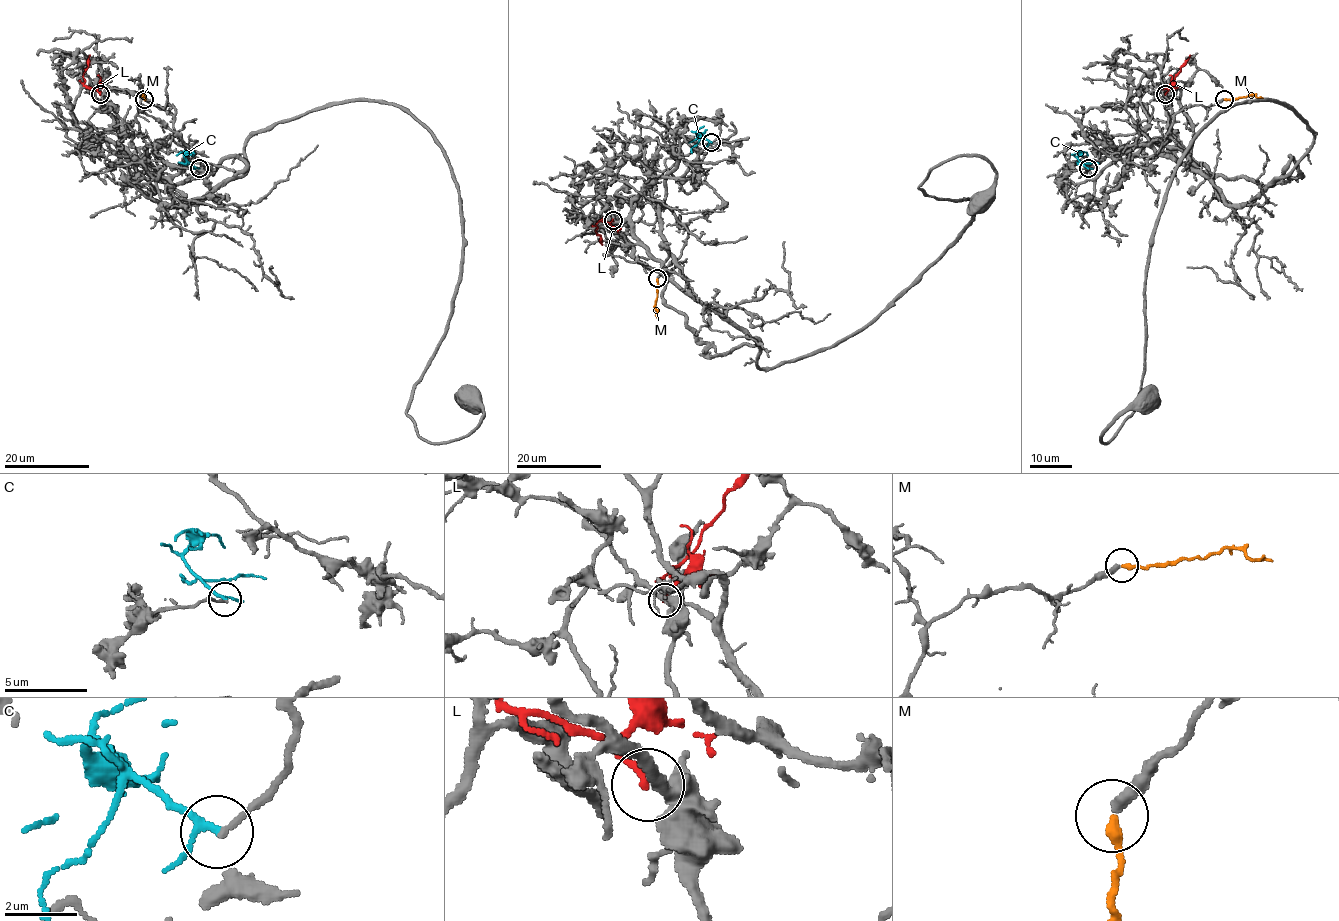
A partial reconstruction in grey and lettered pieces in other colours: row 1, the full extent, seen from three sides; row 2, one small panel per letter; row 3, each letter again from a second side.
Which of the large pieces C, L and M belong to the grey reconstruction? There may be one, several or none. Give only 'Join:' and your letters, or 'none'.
Join: M

